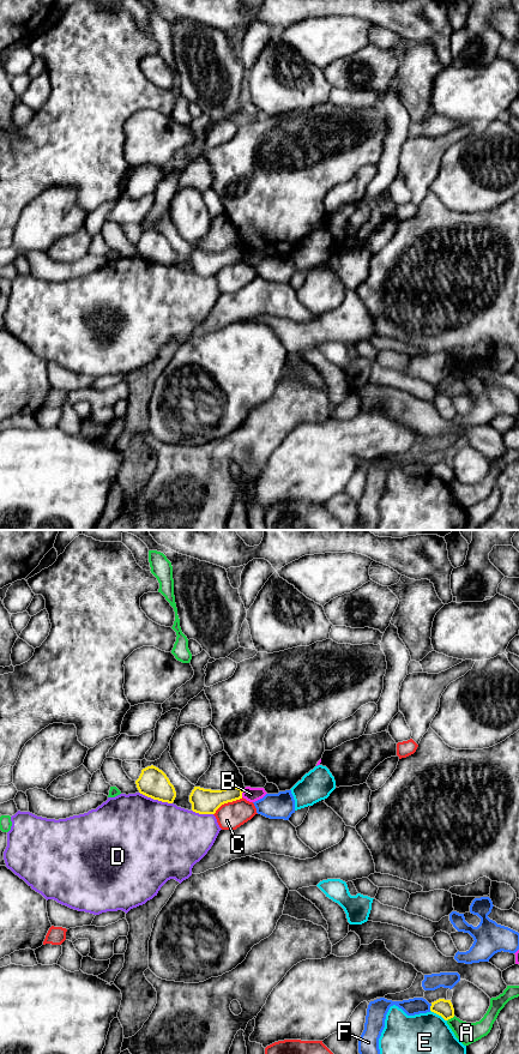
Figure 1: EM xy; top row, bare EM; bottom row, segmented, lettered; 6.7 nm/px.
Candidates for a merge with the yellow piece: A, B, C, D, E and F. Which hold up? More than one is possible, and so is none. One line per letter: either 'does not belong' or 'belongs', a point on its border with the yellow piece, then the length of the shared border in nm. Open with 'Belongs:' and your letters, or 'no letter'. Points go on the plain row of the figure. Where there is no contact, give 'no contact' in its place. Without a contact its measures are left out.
Belongs: no letter
A: does not belong; meets yellow in xy at (451, 480); contact 70 nm long
B: does not belong; meets yellow in xy at (242, 254); contact 60 nm long
C: does not belong; meets yellow in xy at (227, 265); contact 240 nm long
D: does not belong; meets yellow in xy at (156, 262); contact 240 nm long
E: does not belong; meets yellow in xy at (439, 477); contact 130 nm long
F: does not belong; meets yellow in xy at (430, 470); contact 50 nm long

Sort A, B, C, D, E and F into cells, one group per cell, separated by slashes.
A / B / C / D / E / F

